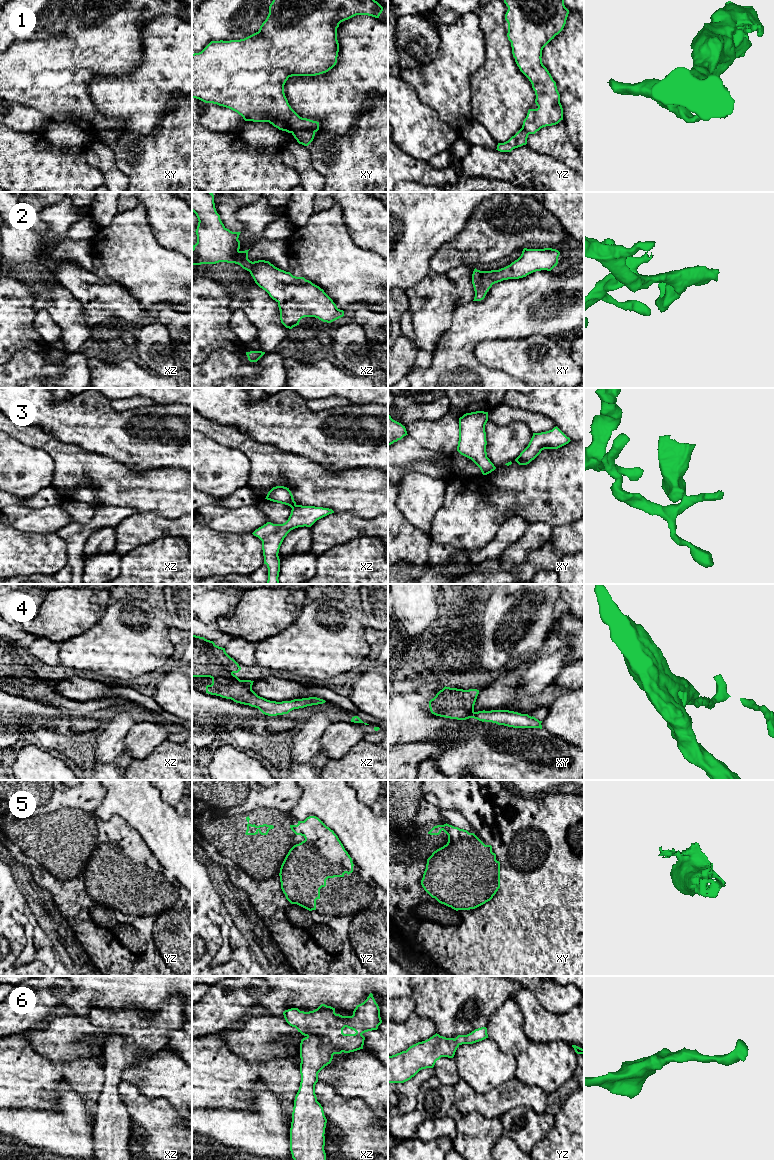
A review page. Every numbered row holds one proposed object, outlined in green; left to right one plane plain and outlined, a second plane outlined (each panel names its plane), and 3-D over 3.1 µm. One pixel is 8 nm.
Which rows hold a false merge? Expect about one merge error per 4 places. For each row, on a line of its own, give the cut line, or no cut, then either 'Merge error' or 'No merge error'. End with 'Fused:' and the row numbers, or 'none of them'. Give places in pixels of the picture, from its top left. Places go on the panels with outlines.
1: Split along xy (314, 131), (294, 131), (292, 133). Merge error
2: No split. No merge error
3: Split along xz (295, 504), (291, 507). Merge error
4: No split. No merge error
5: No split. No merge error
6: No split. No merge error
Fused: 1, 3

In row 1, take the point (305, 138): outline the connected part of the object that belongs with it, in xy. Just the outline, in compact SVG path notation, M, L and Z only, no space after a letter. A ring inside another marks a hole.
M297 131L293 132L292 135L299 144L308 146L314 139L315 132L313 131Z

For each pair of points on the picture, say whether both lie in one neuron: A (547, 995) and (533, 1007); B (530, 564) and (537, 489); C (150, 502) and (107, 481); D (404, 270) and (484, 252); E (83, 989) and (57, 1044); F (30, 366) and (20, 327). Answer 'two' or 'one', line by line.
A: two
B: two
C: one
D: two
E: two
F: two

